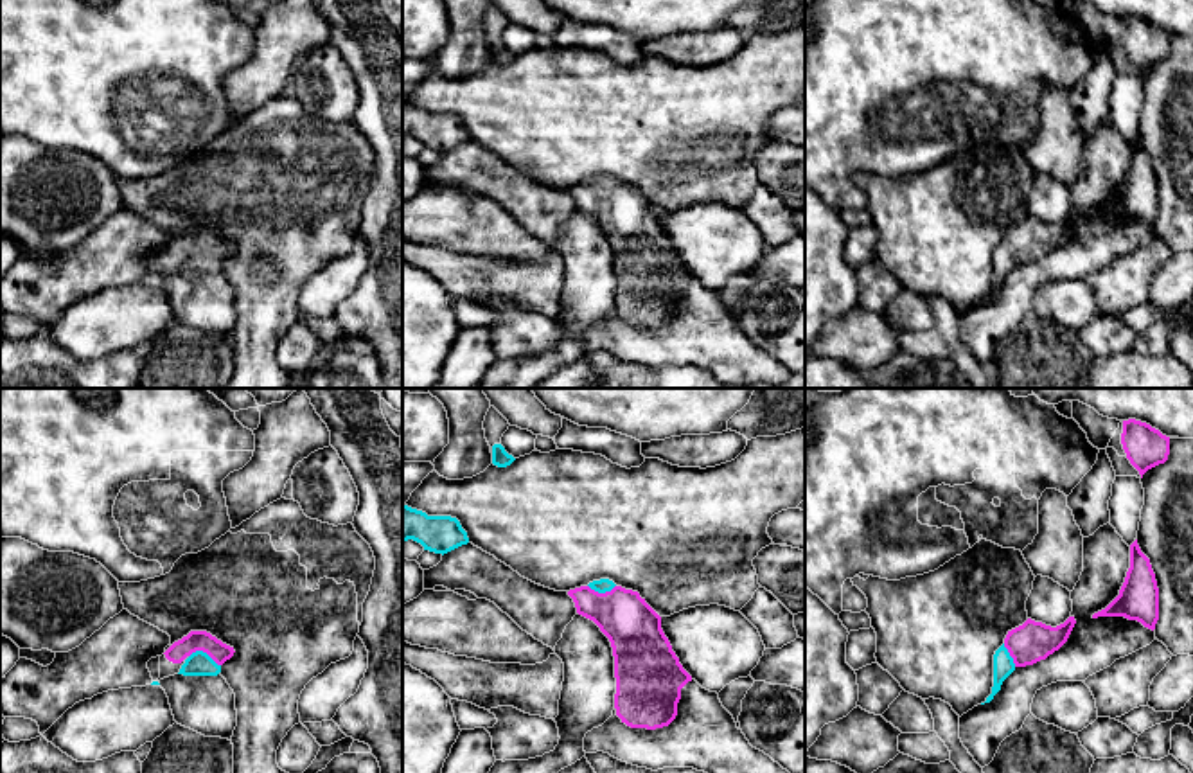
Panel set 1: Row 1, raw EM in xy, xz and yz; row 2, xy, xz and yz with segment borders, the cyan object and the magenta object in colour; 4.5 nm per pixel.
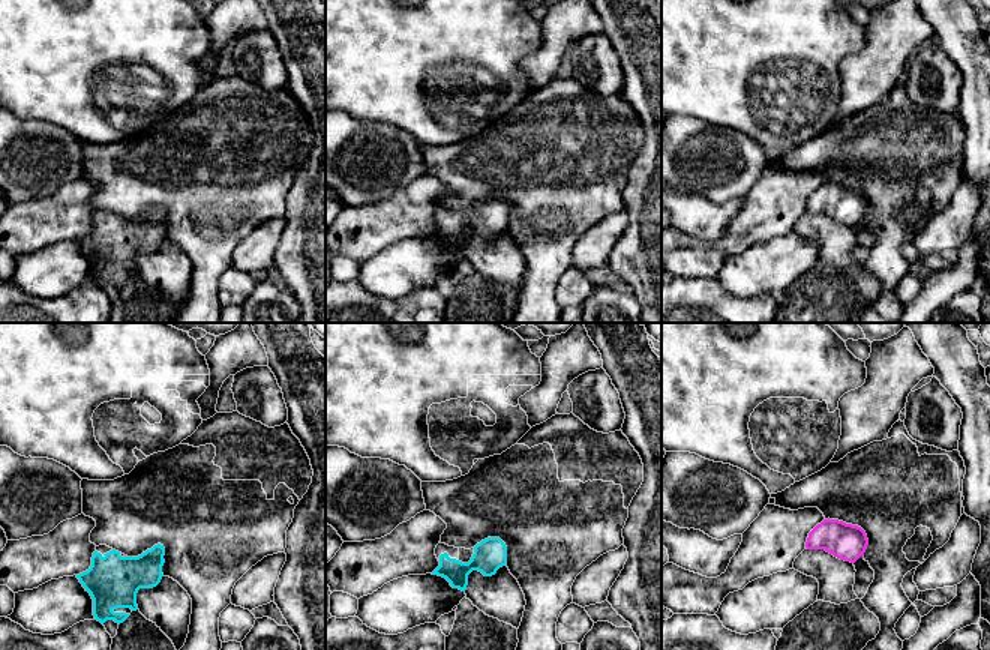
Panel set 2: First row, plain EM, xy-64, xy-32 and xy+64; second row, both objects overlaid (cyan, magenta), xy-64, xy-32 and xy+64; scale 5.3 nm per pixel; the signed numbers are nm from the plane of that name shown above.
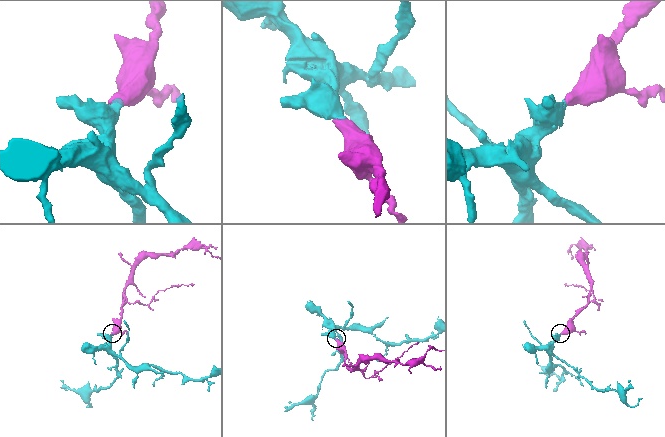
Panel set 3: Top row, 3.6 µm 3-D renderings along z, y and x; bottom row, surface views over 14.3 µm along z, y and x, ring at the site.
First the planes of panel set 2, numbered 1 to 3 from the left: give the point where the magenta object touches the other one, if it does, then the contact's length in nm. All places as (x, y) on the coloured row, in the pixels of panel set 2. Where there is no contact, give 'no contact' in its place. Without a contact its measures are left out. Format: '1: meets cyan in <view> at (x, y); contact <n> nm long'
1: no contact
2: no contact
3: no contact

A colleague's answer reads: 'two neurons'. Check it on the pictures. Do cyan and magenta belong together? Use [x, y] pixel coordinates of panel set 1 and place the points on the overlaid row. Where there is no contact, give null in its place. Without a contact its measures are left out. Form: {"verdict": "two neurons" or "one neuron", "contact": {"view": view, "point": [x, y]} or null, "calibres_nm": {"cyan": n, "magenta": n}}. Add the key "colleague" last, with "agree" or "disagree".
{"verdict": "one neuron", "contact": {"view": "xy", "point": [205, 653]}, "calibres_nm": {"cyan": 110, "magenta": 100}, "colleague": "disagree"}

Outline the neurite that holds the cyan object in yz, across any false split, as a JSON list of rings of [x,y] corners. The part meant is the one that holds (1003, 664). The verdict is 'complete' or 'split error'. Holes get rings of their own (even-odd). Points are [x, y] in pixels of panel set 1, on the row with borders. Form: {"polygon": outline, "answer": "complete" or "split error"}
{"polygon": [[[1074,617],[1056,627],[1028,618],[1022,626],[1008,631],[1004,644],[994,654],[994,687],[985,703],[994,699],[1003,681],[1017,667],[1033,665],[1058,651],[1067,642],[1074,624]]], "answer": "split error"}

